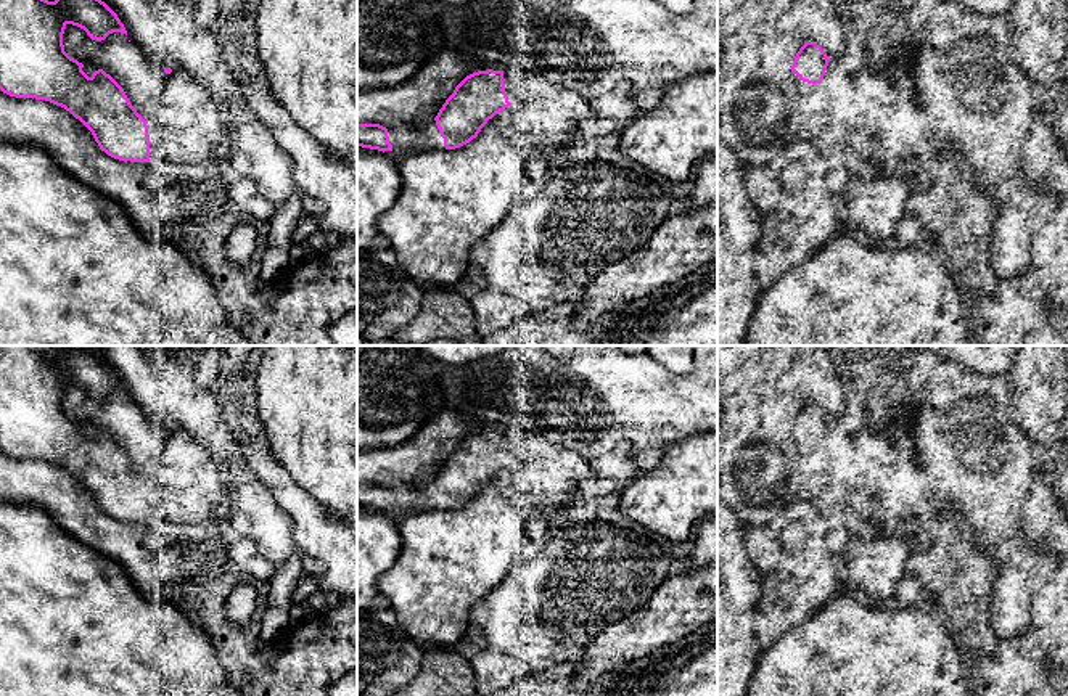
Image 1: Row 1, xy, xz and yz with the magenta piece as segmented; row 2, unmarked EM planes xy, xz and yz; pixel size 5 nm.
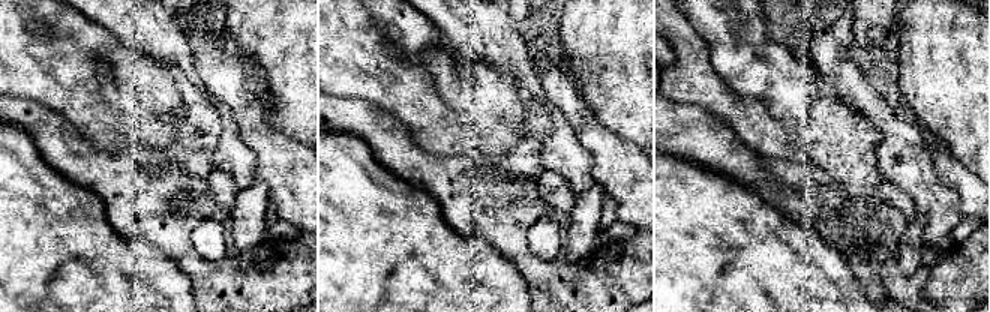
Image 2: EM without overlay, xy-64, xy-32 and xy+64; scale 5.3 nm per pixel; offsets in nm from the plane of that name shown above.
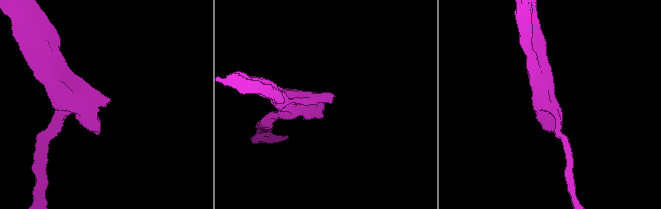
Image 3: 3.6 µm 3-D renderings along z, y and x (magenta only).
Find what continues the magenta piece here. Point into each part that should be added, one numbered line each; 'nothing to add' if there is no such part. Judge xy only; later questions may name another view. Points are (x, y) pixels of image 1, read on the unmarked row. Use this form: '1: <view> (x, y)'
1: xy (193, 484)

